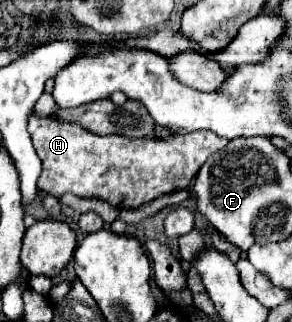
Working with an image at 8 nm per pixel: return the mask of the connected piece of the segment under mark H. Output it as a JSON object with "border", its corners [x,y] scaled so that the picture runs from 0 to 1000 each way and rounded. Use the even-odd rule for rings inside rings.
{"border":[[[116,345],[96,363],[96,407],[144,494],[144,537],[130,550],[137,593],[185,612],[212,612],[219,599],[329,612],[411,649],[459,649],[548,606],[637,587],[685,512],[781,444],[781,432],[726,407],[658,407],[582,432],[349,425],[295,407],[267,382],[233,382],[192,357],[130,363]]]}

